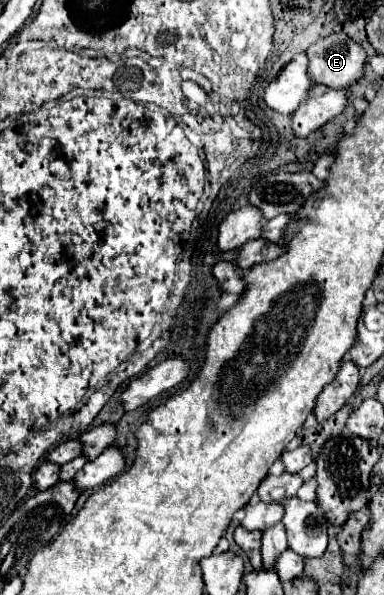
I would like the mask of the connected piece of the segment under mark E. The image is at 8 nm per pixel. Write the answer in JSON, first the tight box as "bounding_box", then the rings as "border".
{"bounding_box":[307,33,367,89],"border":[[[333,33],[307,49],[309,73],[317,83],[347,89],[365,75],[367,53],[347,33]]]}

